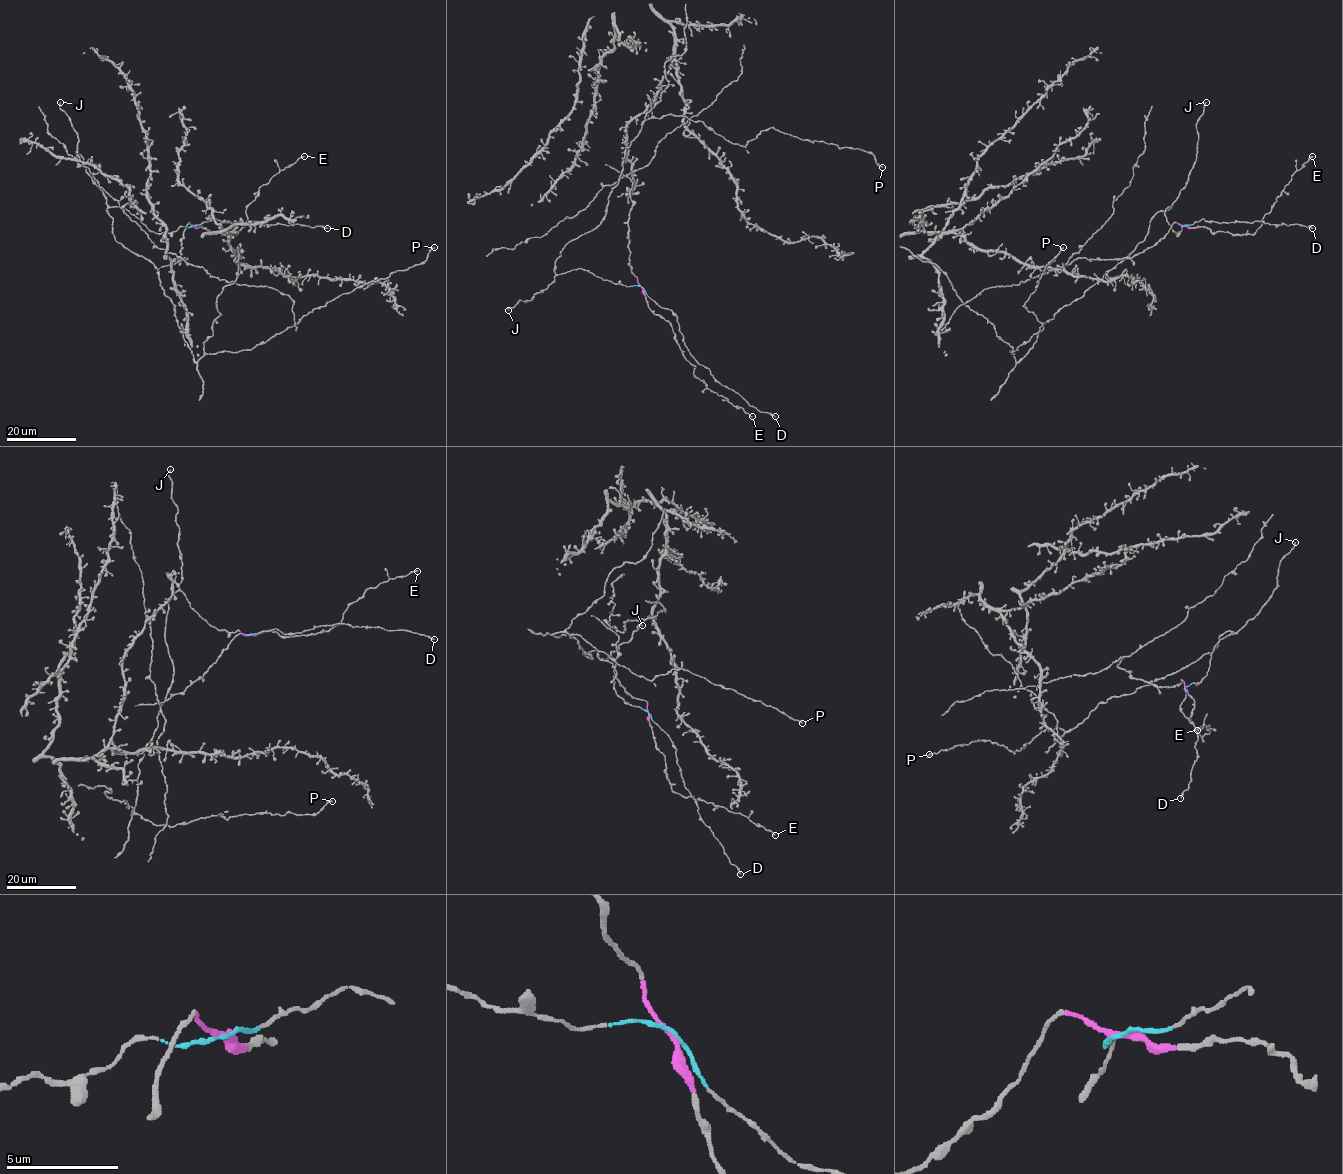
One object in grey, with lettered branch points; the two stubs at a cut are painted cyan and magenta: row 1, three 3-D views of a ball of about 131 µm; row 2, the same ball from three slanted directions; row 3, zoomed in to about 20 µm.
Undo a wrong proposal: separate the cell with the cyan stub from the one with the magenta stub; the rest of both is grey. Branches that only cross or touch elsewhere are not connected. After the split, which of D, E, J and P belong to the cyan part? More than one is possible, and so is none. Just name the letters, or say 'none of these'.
D, J, P

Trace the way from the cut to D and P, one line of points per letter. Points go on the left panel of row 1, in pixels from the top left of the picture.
D: (194, 226), (213, 218), (222, 221), (328, 228)
P: (194, 226), (154, 233), (106, 209), (114, 239), (158, 270), (196, 362), (265, 343), (434, 247)

